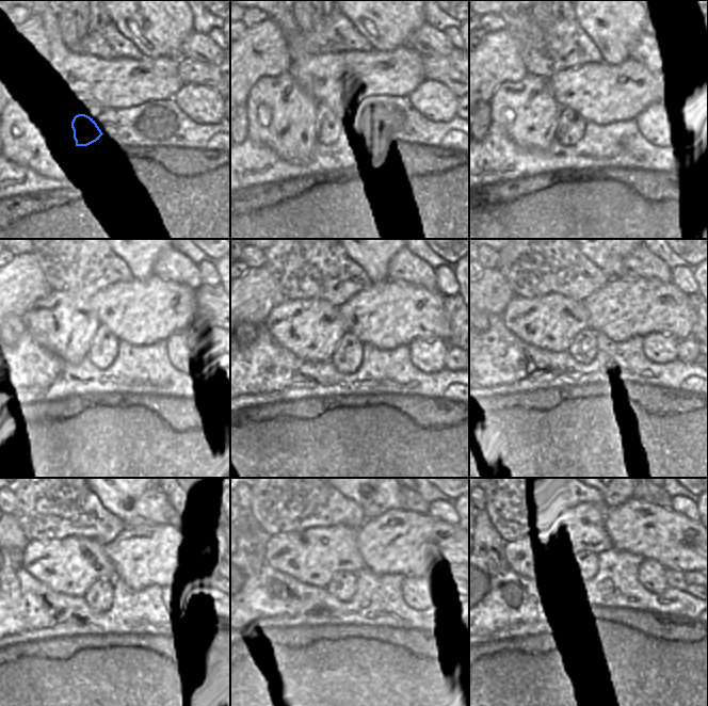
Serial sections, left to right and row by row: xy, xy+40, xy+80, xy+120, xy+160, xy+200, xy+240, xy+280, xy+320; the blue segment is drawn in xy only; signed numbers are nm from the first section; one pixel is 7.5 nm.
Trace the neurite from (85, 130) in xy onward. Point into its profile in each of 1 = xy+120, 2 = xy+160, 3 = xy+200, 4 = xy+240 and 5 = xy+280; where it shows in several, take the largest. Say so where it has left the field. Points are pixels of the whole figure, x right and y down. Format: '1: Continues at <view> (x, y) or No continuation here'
1: Continues at xy+120 (103, 351)
2: Continues at xy+160 (347, 356)
3: Continues at xy+200 (582, 349)
4: Continues at xy+240 (100, 594)
5: Continues at xy+280 (342, 586)

